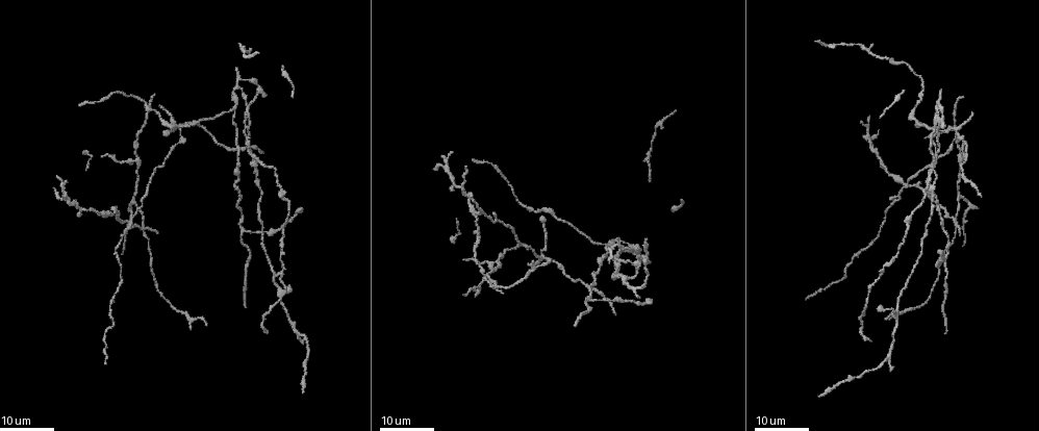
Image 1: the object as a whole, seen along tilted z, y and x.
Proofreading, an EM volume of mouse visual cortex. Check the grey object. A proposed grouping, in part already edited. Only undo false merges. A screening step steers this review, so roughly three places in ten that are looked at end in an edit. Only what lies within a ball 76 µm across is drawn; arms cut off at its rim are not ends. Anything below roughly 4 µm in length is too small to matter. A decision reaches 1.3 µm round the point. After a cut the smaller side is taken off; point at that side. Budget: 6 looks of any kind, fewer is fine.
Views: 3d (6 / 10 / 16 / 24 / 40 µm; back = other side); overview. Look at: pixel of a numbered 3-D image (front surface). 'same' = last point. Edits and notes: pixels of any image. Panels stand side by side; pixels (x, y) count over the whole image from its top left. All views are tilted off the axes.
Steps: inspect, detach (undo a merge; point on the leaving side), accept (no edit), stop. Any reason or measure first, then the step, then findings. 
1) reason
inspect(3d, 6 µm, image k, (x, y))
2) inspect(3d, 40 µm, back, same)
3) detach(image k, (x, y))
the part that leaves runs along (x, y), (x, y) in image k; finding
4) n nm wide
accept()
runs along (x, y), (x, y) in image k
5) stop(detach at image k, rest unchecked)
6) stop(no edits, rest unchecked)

three-way junction
inspect(3d, 16 µm, image 1, (236, 109))

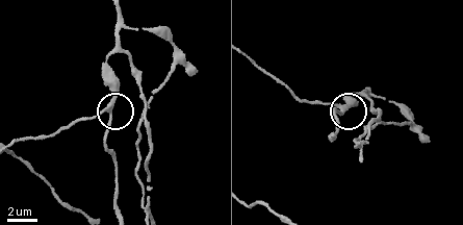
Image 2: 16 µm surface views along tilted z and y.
closer look
inspect(3d, 6 µm, image 2, (342, 108))

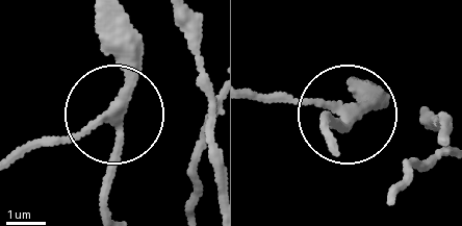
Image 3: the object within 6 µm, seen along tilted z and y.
from behind
inspect(3d, 6 µm, back, image 3, (349, 117))

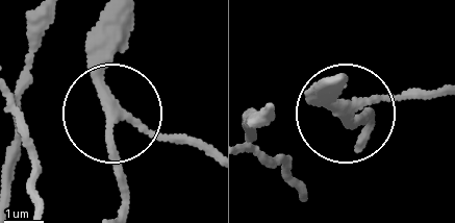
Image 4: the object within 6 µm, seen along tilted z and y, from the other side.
side arm 46 µm
accept()
runs along (203, 151), (114, 119), (110, 164), (125, 208) in image 4; all the same neuron

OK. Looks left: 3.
inspect(3d, 24 µm, image 1, (487, 283))

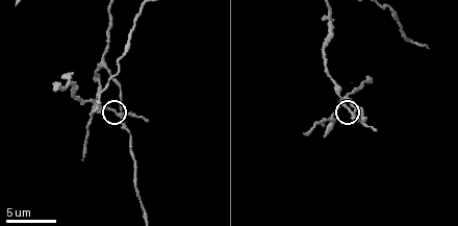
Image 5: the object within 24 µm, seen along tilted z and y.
zoom in
inspect(3d, 10 µm, image 5, (348, 111))

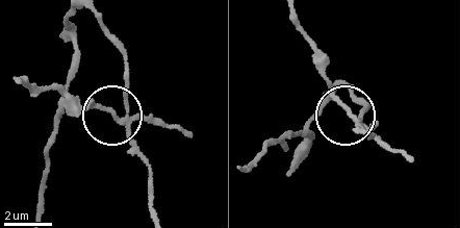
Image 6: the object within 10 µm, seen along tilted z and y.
closer look
inspect(3d, 6 µm, image 6, (119, 119))

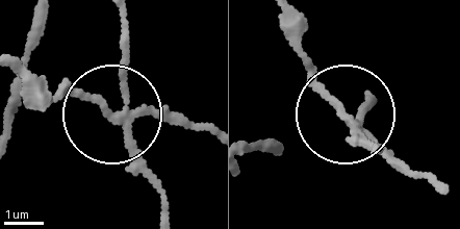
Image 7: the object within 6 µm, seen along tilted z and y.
170 nm wide
detach(image 7, (180, 120))
a second neuron is stuck on

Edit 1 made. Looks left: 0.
stop(detach at image 7, rest unchecked)

